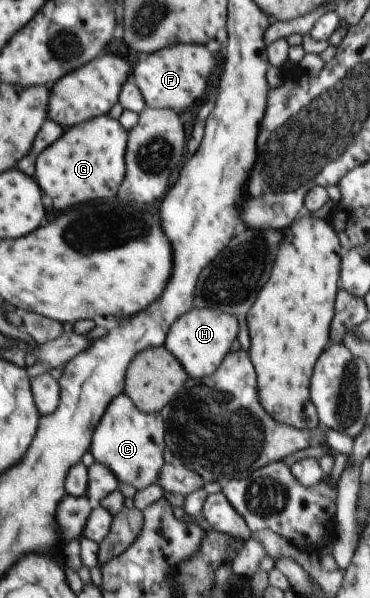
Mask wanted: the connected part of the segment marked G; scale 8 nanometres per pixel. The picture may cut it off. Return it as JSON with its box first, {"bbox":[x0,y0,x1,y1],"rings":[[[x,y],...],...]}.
{"bbox":[36,114,127,211],"rings":[[[109,114],[65,129],[63,135],[44,149],[36,159],[36,174],[41,191],[51,197],[57,211],[80,206],[95,199],[111,199],[125,175],[127,131]]]}

